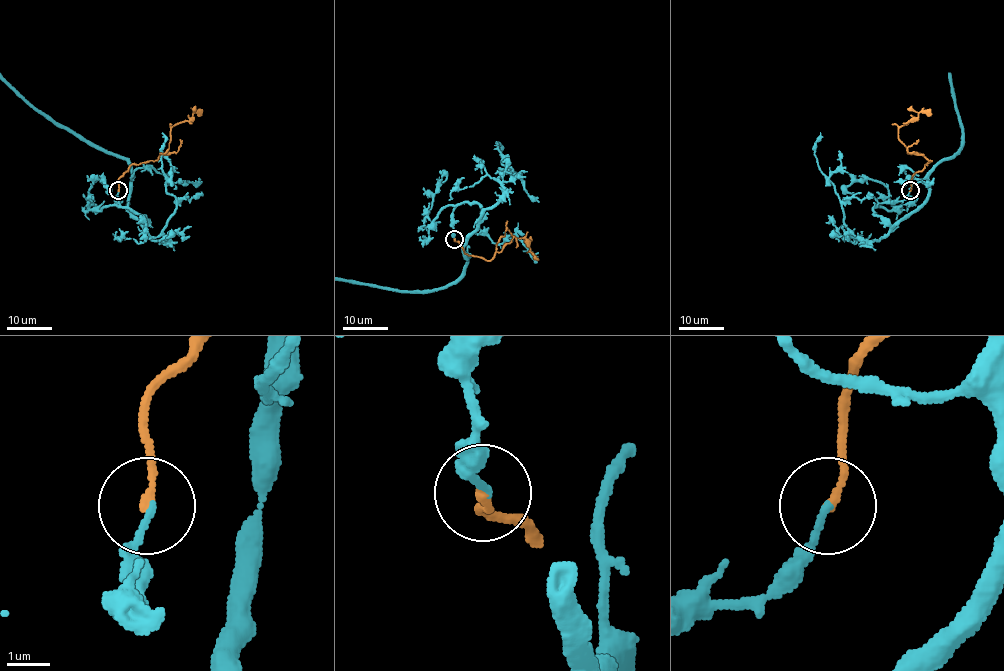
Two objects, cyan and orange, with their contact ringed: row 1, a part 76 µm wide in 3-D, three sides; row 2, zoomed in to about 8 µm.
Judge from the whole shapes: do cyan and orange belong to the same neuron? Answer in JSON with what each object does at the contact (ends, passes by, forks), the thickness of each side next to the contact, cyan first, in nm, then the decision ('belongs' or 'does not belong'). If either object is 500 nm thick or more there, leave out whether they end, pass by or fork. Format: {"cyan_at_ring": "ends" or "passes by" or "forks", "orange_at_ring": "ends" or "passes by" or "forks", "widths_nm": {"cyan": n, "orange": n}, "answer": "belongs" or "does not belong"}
{"cyan_at_ring": "ends", "orange_at_ring": "ends", "widths_nm": {"cyan": 140, "orange": 200}, "answer": "does not belong"}

